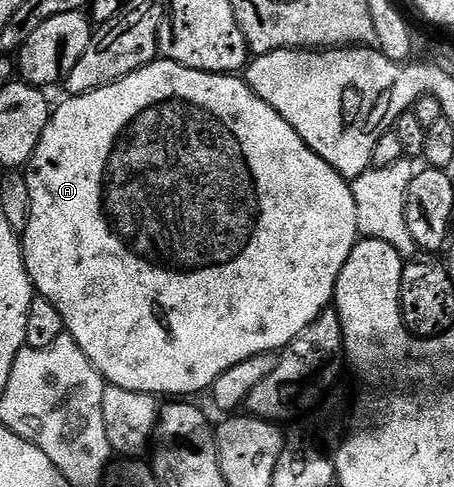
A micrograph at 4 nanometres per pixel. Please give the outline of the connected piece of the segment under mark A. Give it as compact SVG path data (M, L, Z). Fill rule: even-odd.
M157 58L151 64L121 78L115 84L107 84L104 88L95 88L92 92L72 96L64 101L60 108L58 105L52 111L51 120L45 126L45 134L41 134L41 142L37 142L37 150L31 155L31 163L25 168L31 199L31 213L29 214L29 226L21 233L23 257L36 293L44 296L49 302L53 302L53 306L57 306L57 311L61 313L63 319L66 335L73 337L77 346L81 346L85 358L89 358L89 362L93 362L93 366L102 374L107 384L116 384L125 390L134 392L150 392L151 395L160 398L194 397L191 396L194 392L203 392L206 388L214 389L226 372L243 364L249 358L262 352L278 353L280 350L286 349L287 344L293 342L293 338L297 338L315 322L322 312L328 311L332 307L337 278L341 274L345 262L349 262L349 254L361 239L357 222L357 202L353 202L353 190L348 177L333 170L333 166L329 166L329 162L325 162L325 158L318 156L303 141L301 134L297 134L297 130L293 130L293 126L289 126L289 122L285 122L285 118L281 118L281 114L277 114L277 110L273 110L273 106L269 106L269 102L262 100L238 75L202 72L186 68L172 60Z

